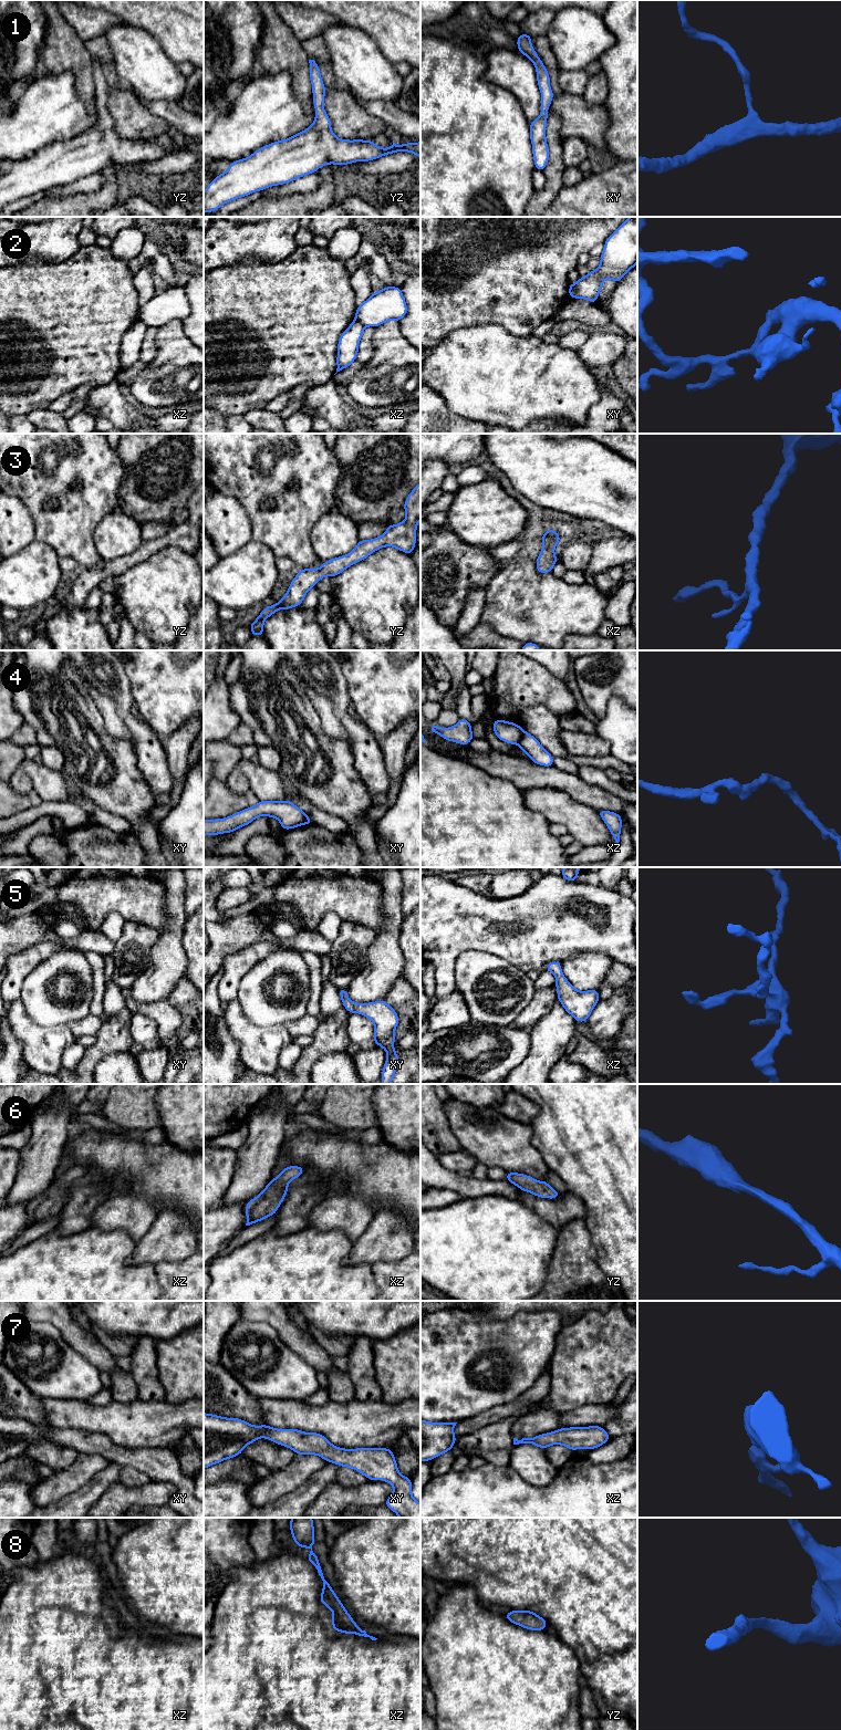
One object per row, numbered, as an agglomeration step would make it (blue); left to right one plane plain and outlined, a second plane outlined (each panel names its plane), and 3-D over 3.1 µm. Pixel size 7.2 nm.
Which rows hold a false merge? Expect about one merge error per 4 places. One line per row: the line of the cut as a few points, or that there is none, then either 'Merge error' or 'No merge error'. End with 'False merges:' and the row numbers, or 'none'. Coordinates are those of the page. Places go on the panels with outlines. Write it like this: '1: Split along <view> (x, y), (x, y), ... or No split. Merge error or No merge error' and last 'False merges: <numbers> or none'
1: No split. No merge error
2: Split along xy (577, 283), (572, 296). Merge error
3: No split. No merge error
4: Split along xz (523, 731), (516, 743). Merge error
5: No split. No merge error
6: No split. No merge error
7: No split. No merge error
8: No split. No merge error
False merges: 2, 4

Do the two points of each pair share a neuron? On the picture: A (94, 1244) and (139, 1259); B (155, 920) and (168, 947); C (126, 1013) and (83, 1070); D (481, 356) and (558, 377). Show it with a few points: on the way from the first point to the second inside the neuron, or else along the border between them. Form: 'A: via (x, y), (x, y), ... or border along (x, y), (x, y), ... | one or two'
A: border along (124, 1260), (128, 1265), (153, 1265) | two
B: border along (165, 904), (166, 921), (159, 930) | two
C: via (116, 1028), (114, 1035), (94, 1055) | one
D: via (500, 375), (502, 377), (539, 377) | one

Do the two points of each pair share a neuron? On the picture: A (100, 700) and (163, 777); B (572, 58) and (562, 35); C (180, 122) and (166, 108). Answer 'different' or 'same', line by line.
A: different
B: same
C: same

